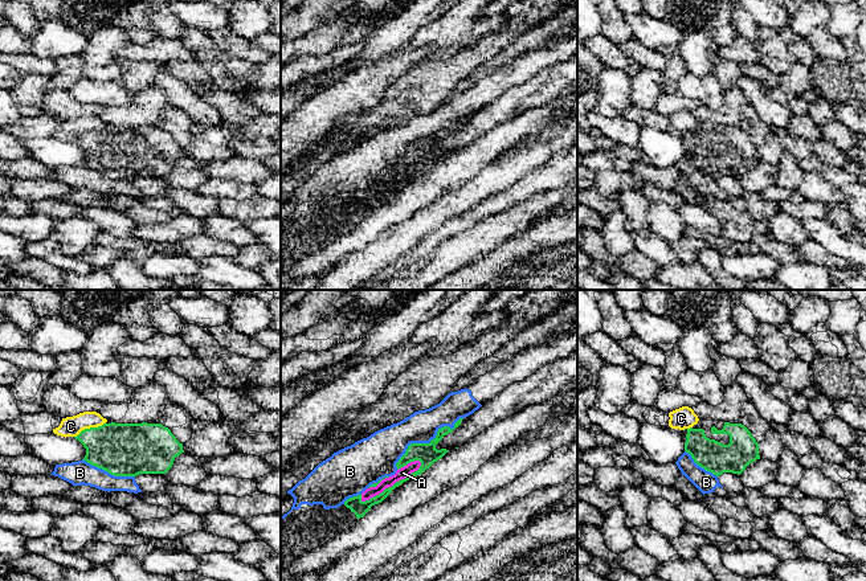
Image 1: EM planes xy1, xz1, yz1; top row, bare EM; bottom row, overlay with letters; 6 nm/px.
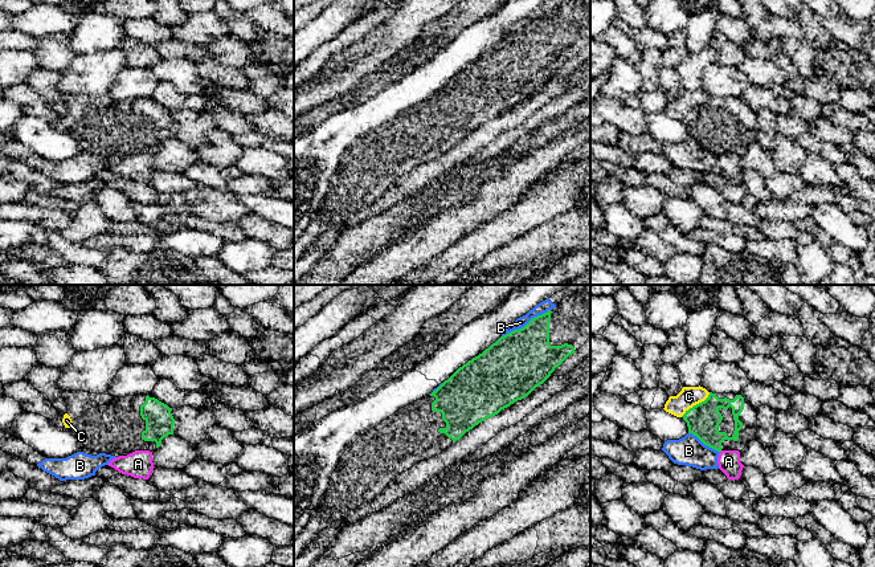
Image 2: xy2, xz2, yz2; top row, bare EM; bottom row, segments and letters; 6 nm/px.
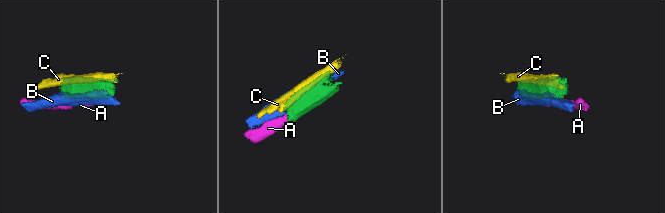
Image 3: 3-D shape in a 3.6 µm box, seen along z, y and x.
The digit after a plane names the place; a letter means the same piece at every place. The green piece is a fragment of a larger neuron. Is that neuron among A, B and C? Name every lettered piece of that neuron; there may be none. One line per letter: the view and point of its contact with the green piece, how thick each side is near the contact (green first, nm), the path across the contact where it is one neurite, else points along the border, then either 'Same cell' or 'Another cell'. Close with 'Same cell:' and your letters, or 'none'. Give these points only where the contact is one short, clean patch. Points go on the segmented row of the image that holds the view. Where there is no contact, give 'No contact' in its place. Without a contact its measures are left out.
A: Touches green at xz1 (393, 485). Thickness 110 nm (green) against 70 nm. Another cell
B: Touches green at xz1 (425, 444). Thickness 130 nm (green) against 220 nm. Another cell
C: Touches green at yz2 (696, 404). Thickness 200 nm (green) against 120 nm. Another cell
Same cell: none

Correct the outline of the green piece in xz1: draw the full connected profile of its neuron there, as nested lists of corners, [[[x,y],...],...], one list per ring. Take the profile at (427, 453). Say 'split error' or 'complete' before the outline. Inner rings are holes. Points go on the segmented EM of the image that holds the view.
split error; [[[470,416],[465,418],[459,418],[454,427],[450,429],[449,426],[444,426],[438,429],[437,435],[429,443],[410,443],[405,451],[405,454],[399,459],[396,463],[397,470],[407,466],[410,462],[420,461],[421,466],[417,471],[412,472],[408,478],[396,482],[392,487],[385,488],[381,494],[371,498],[369,500],[363,502],[361,494],[354,498],[347,499],[340,507],[330,508],[330,510],[309,510],[302,512],[301,515],[295,516],[293,520],[281,525],[281,569],[289,566],[294,560],[302,556],[306,552],[310,552],[332,537],[338,533],[343,532],[350,524],[356,521],[358,519],[363,517],[372,506],[381,503],[396,487],[403,484],[404,482],[409,480],[413,476],[422,474],[426,469],[429,469],[434,462],[441,459],[449,450],[441,449],[437,450],[436,445],[449,433],[452,433],[456,427],[465,424]]]

